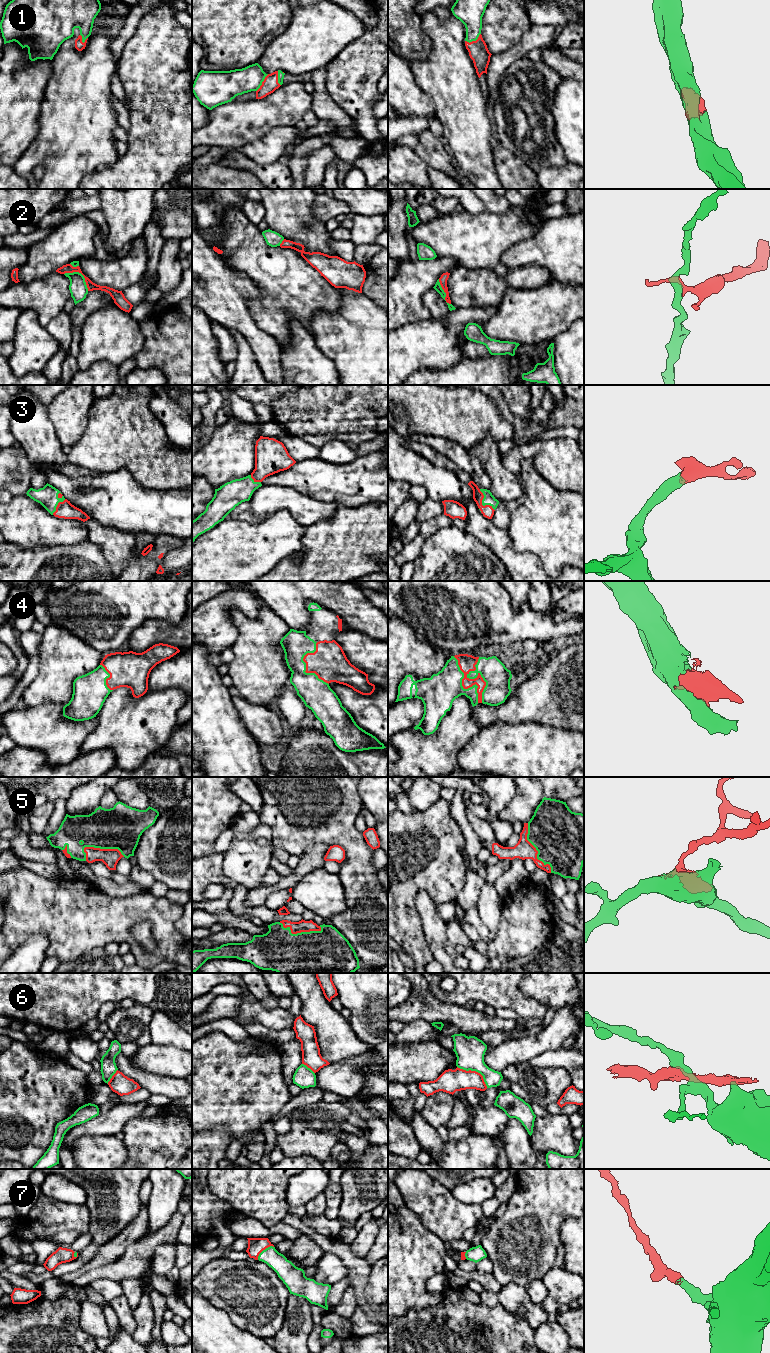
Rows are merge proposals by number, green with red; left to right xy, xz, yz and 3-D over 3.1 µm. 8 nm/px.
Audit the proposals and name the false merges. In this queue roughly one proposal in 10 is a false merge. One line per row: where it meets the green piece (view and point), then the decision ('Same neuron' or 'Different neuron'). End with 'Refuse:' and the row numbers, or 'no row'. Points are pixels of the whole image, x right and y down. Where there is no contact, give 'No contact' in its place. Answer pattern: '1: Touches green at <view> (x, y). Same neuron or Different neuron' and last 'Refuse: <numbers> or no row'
1: Touches green at yz (473, 40). Same neuron
2: Touches green at xy (81, 274). Different neuron
3: Touches green at yz (482, 503). Same neuron
4: Touches green at yz (476, 677). Same neuron
5: Touches green at yz (536, 849). Same neuron
6: Touches green at yz (475, 1070). Different neuron
7: Touches green at xz (263, 1250). Same neuron
Refuse: 2, 6

